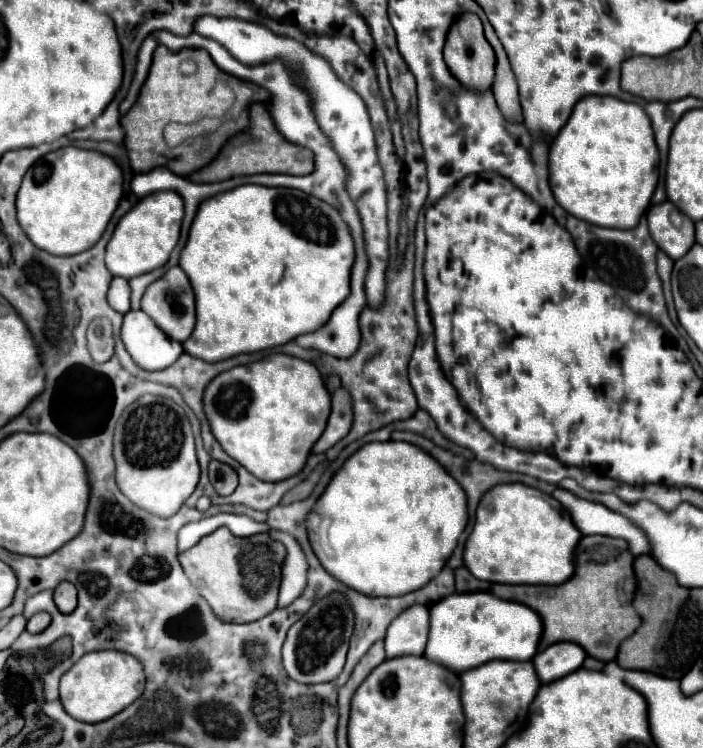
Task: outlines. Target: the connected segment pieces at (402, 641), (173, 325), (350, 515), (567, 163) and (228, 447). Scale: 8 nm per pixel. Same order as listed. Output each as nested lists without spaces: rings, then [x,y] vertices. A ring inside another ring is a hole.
[[[424,605],[408,607],[388,627],[384,639],[386,659],[404,655],[422,655],[426,639],[428,639],[428,607]]]
[[[180,267],[168,269],[160,279],[150,283],[142,295],[142,311],[152,317],[158,329],[162,329],[168,337],[174,341],[186,341],[194,329],[196,323],[196,313],[194,313],[194,291],[190,287],[190,281],[186,273]]]
[[[366,443],[334,473],[308,513],[308,541],[320,565],[346,587],[368,597],[400,597],[426,585],[452,555],[468,521],[464,491],[424,453],[408,443]]]
[[[608,95],[582,97],[548,151],[550,189],[562,209],[600,227],[632,229],[658,183],[658,149],[648,115],[636,103]]]
[[[270,355],[216,375],[204,389],[204,413],[222,449],[254,477],[282,481],[296,475],[330,413],[330,395],[318,369],[302,359]]]

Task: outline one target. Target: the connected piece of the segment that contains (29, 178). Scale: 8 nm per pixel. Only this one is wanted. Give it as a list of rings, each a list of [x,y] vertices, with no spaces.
[[[64,147],[40,157],[24,175],[16,197],[16,217],[28,239],[52,255],[76,255],[90,249],[104,233],[122,197],[122,171],[106,155],[78,147]]]

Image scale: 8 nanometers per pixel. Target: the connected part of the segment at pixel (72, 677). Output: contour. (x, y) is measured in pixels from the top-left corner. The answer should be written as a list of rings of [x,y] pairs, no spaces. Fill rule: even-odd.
[[[96,651],[86,653],[62,675],[60,701],[70,717],[84,723],[100,723],[136,701],[142,689],[144,673],[140,669],[140,661],[134,661],[132,655],[120,651]]]

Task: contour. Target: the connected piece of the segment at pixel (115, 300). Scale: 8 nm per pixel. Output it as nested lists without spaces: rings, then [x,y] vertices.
[[[114,277],[112,283],[110,283],[106,299],[108,299],[108,305],[112,309],[116,309],[118,313],[130,311],[130,287],[128,287],[128,281],[122,279],[122,277]]]

